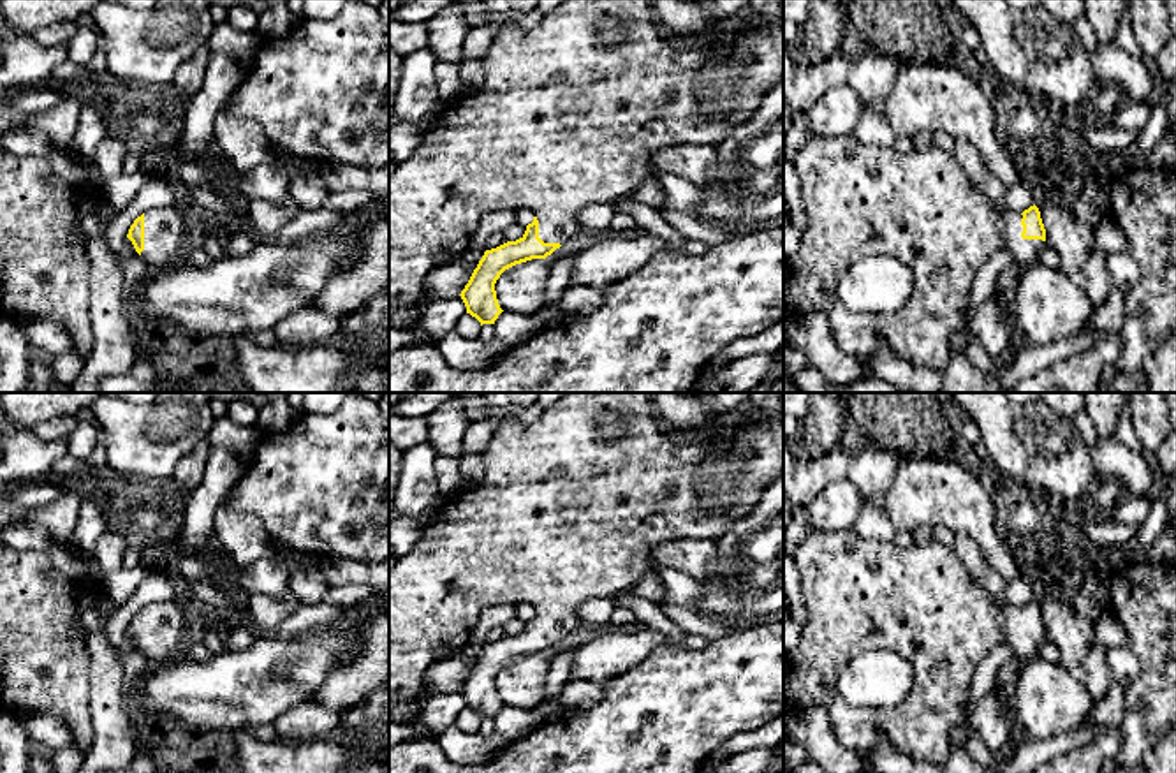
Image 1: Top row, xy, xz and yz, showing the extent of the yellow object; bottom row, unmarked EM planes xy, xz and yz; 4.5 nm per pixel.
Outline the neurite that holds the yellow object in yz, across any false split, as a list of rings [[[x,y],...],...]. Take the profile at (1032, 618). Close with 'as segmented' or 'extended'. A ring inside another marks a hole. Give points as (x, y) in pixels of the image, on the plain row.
[[[854,528],[815,530],[794,548],[794,558],[806,623],[801,627],[799,643],[783,655],[783,706],[790,710],[824,708],[834,740],[843,748],[861,755],[871,752],[886,738],[910,757],[944,768],[951,752],[959,747],[952,741],[952,729],[970,729],[974,710],[970,688],[979,664],[1000,644],[1007,644],[1021,660],[1033,659],[1047,639],[1040,606],[1035,599],[1023,607],[1002,604],[972,579],[954,549],[937,539],[898,548],[891,541],[861,537]],[[870,650],[896,652],[912,664],[912,690],[900,704],[859,708],[842,701],[836,690],[840,671]]]; extended

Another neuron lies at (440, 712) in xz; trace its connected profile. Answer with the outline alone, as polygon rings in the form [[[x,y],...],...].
[[[461,690],[437,694],[412,722],[389,722],[389,748],[408,741],[437,740],[454,725],[463,708],[467,708],[467,701]]]

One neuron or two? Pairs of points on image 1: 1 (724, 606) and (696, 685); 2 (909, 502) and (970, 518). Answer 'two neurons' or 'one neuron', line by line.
1: two neurons
2: one neuron

